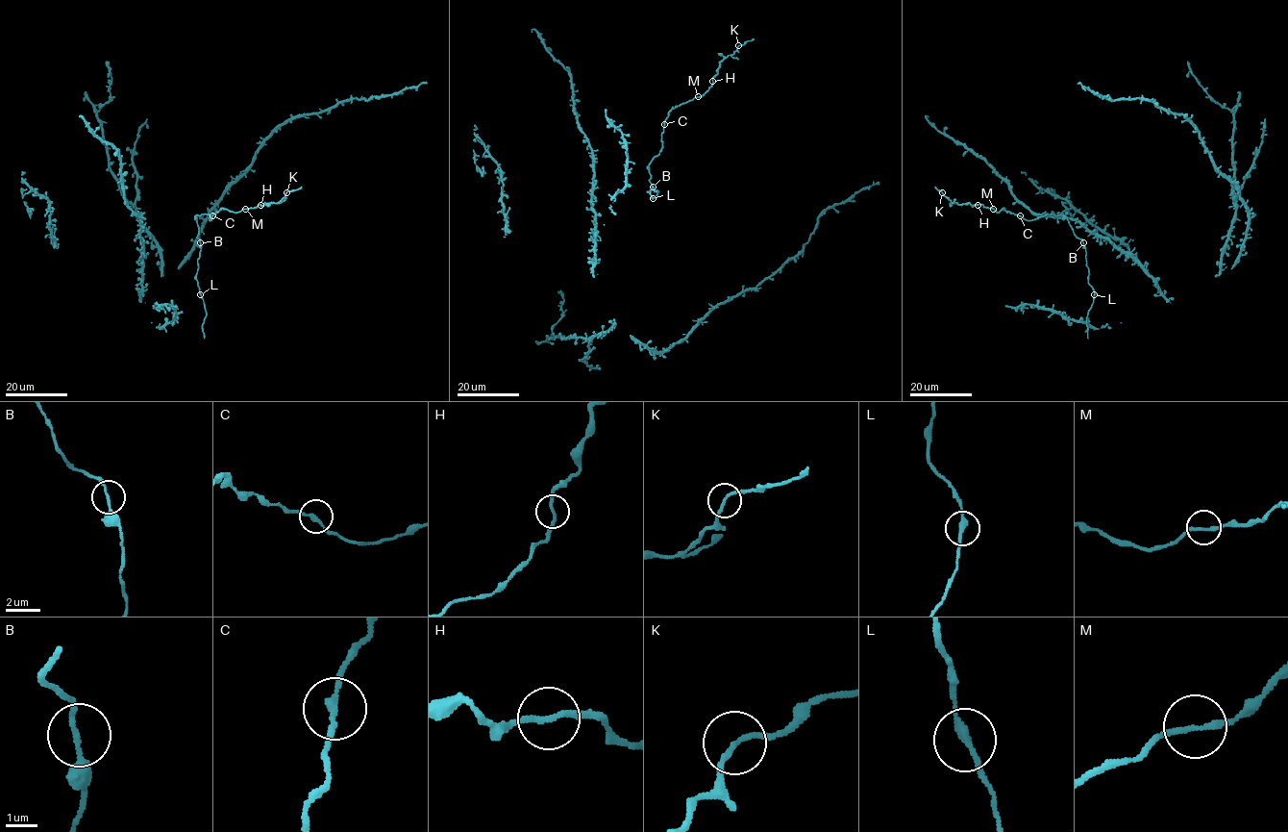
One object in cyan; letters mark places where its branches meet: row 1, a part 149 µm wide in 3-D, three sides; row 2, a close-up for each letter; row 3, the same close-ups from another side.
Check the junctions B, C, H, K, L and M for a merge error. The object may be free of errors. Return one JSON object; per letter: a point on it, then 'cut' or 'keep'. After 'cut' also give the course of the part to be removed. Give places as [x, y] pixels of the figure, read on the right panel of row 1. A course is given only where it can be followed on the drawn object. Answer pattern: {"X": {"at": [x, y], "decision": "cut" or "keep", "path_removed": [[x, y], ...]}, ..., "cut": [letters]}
{"B": {"at": [1083, 242], "decision": "keep"}, "C": {"at": [1020, 215], "decision": "keep"}, "H": {"at": [978, 205], "decision": "keep"}, "K": {"at": [942, 192], "decision": "keep"}, "L": {"at": [1094, 294], "decision": "keep"}, "M": {"at": [993, 209], "decision": "keep"}, "cut": []}

